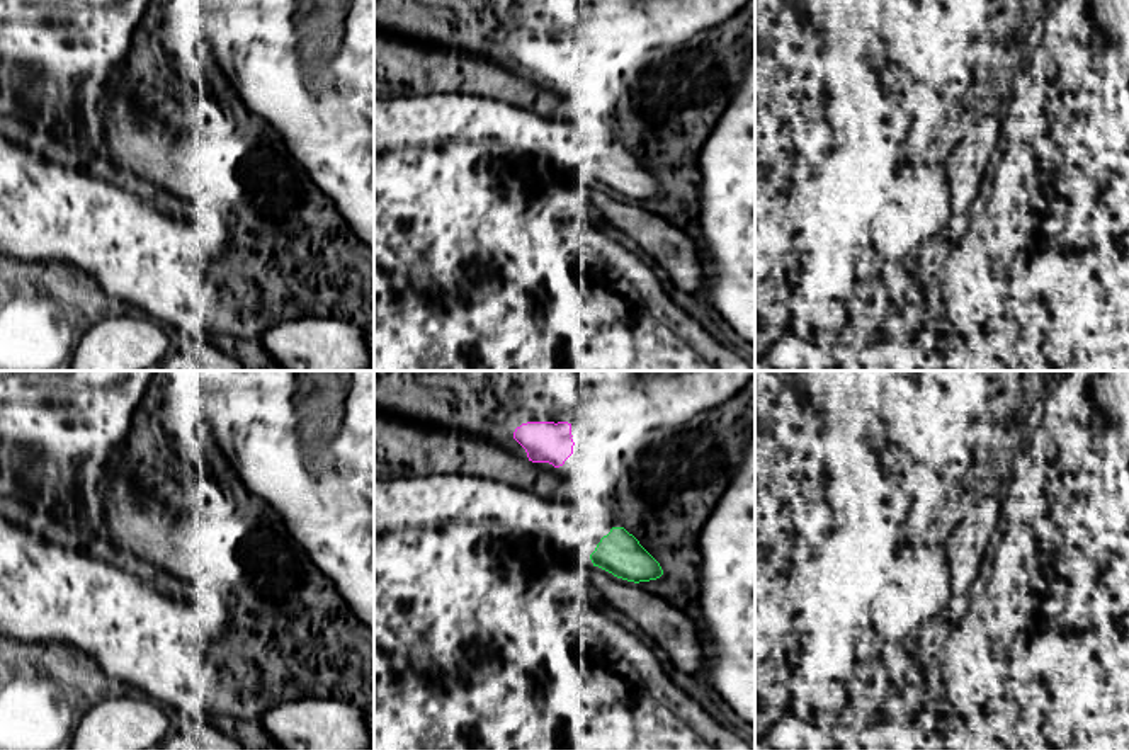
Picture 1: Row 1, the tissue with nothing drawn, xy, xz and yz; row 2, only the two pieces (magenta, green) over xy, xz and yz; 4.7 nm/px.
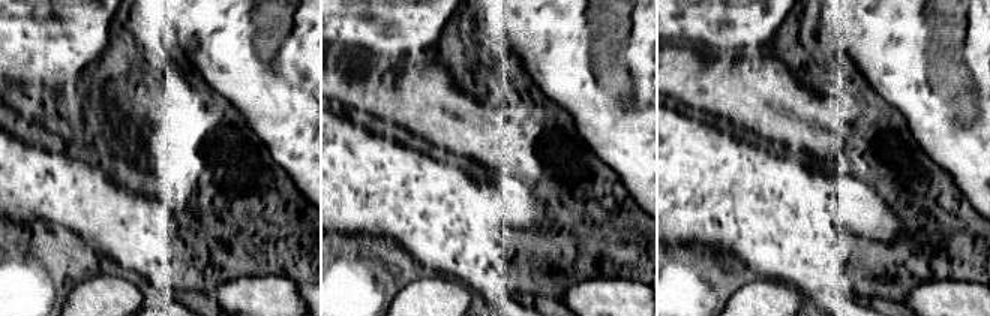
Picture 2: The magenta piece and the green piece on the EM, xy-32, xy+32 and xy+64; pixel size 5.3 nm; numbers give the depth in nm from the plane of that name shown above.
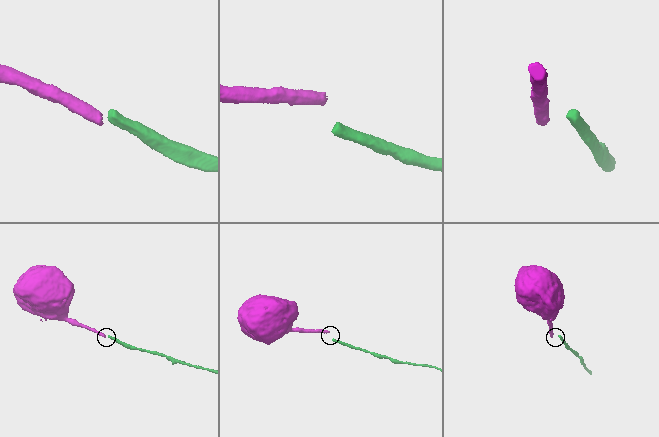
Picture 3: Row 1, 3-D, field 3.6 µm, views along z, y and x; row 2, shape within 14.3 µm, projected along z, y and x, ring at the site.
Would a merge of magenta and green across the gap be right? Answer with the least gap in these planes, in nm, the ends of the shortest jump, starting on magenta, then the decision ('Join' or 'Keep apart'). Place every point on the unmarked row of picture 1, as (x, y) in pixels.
Distance 380 nm. Across: xz (561, 84), (612, 147). Keep apart

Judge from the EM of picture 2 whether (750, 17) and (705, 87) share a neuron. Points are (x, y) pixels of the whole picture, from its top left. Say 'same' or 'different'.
different

